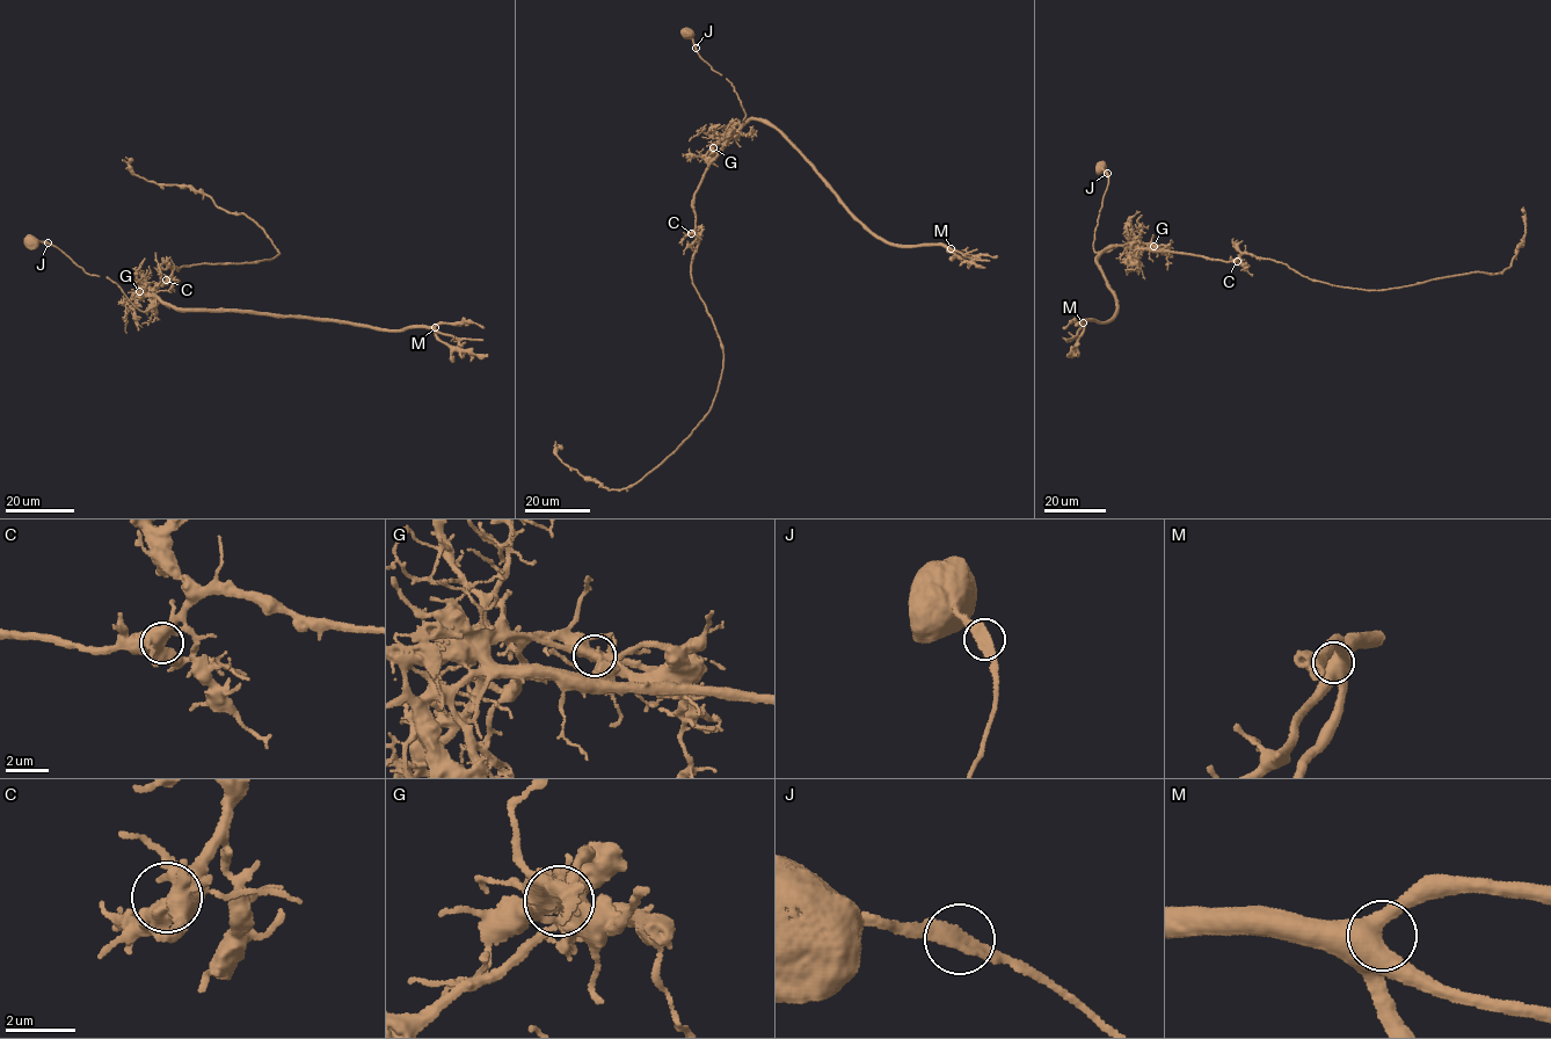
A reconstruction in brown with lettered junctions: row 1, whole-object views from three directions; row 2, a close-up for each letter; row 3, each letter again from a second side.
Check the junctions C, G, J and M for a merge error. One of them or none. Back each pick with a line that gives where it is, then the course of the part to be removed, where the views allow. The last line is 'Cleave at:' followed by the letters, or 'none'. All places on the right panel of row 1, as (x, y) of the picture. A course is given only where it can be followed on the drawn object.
G: Place: (1153, 246). Course of the part to remove: (1153, 246), (1111, 246), (1096, 258), (1116, 309), (1106, 321), (1083, 322), (1082, 334), (1068, 354)
Cleave at: G

